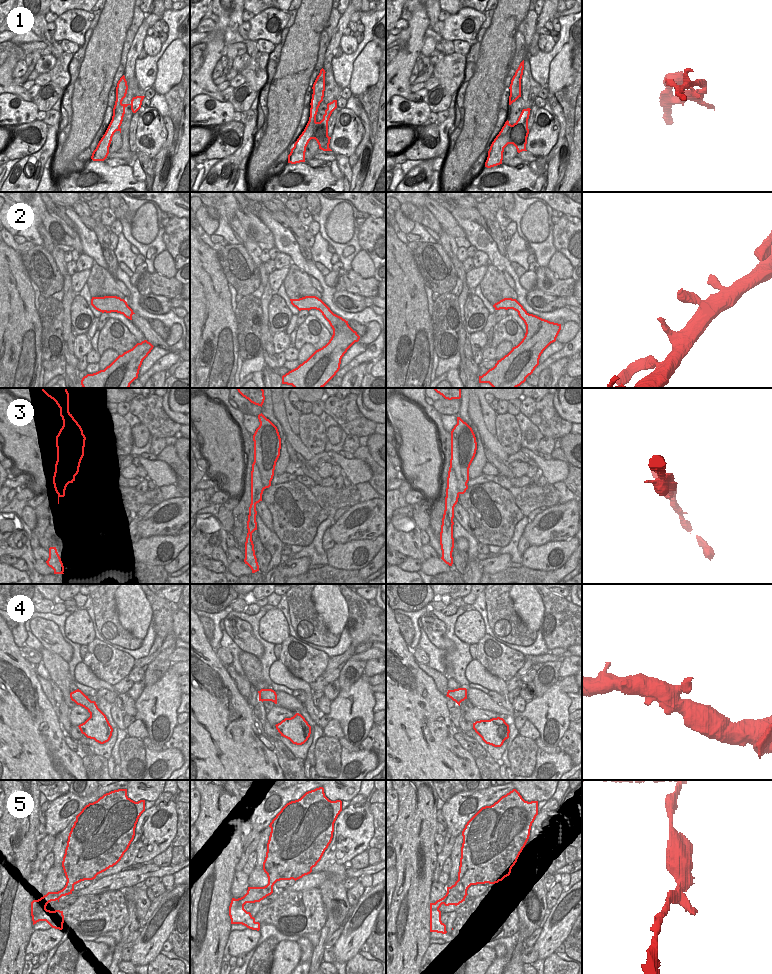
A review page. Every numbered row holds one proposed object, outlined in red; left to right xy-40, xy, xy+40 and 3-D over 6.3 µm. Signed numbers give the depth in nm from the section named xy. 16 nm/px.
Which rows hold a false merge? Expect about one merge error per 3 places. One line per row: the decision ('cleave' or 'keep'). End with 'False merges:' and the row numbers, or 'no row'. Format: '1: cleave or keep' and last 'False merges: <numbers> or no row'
1: cleave
2: keep
3: cleave
4: keep
5: keep
False merges: 1, 3

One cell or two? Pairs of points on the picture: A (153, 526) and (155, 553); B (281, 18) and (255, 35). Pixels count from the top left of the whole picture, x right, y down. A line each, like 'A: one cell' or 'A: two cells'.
A: two cells
B: one cell

